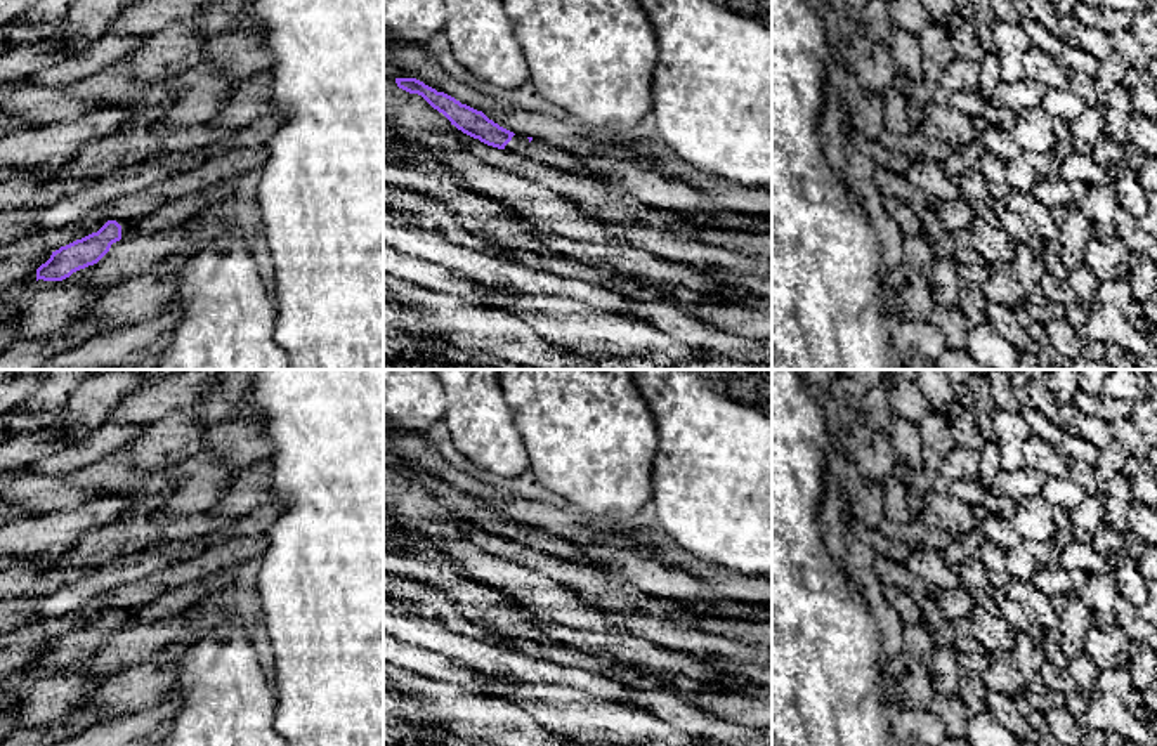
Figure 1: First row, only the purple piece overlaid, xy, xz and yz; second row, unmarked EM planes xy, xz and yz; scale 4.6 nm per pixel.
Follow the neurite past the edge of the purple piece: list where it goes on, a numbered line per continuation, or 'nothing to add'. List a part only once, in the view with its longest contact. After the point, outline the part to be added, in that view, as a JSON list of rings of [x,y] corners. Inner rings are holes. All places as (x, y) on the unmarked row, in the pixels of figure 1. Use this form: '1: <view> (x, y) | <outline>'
1: xy (129, 597) | [[[146,578],[146,579],[139,579],[135,583],[128,583],[120,588],[114,588],[104,593],[104,597],[109,600],[111,609],[116,609],[121,614],[121,628],[123,628],[123,626],[128,626],[127,618],[134,611],[147,604],[153,604],[158,592],[160,590]]]

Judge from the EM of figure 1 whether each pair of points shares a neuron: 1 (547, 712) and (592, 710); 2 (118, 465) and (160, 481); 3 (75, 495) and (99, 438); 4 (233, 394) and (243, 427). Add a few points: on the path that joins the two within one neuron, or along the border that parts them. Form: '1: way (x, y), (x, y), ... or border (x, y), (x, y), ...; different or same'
1: way (557, 712), (581, 712); same
2: way (129, 476), (134, 481), (150, 481); same
3: border (26, 474), (66, 477); different
4: border (238, 413), (210, 425); different

